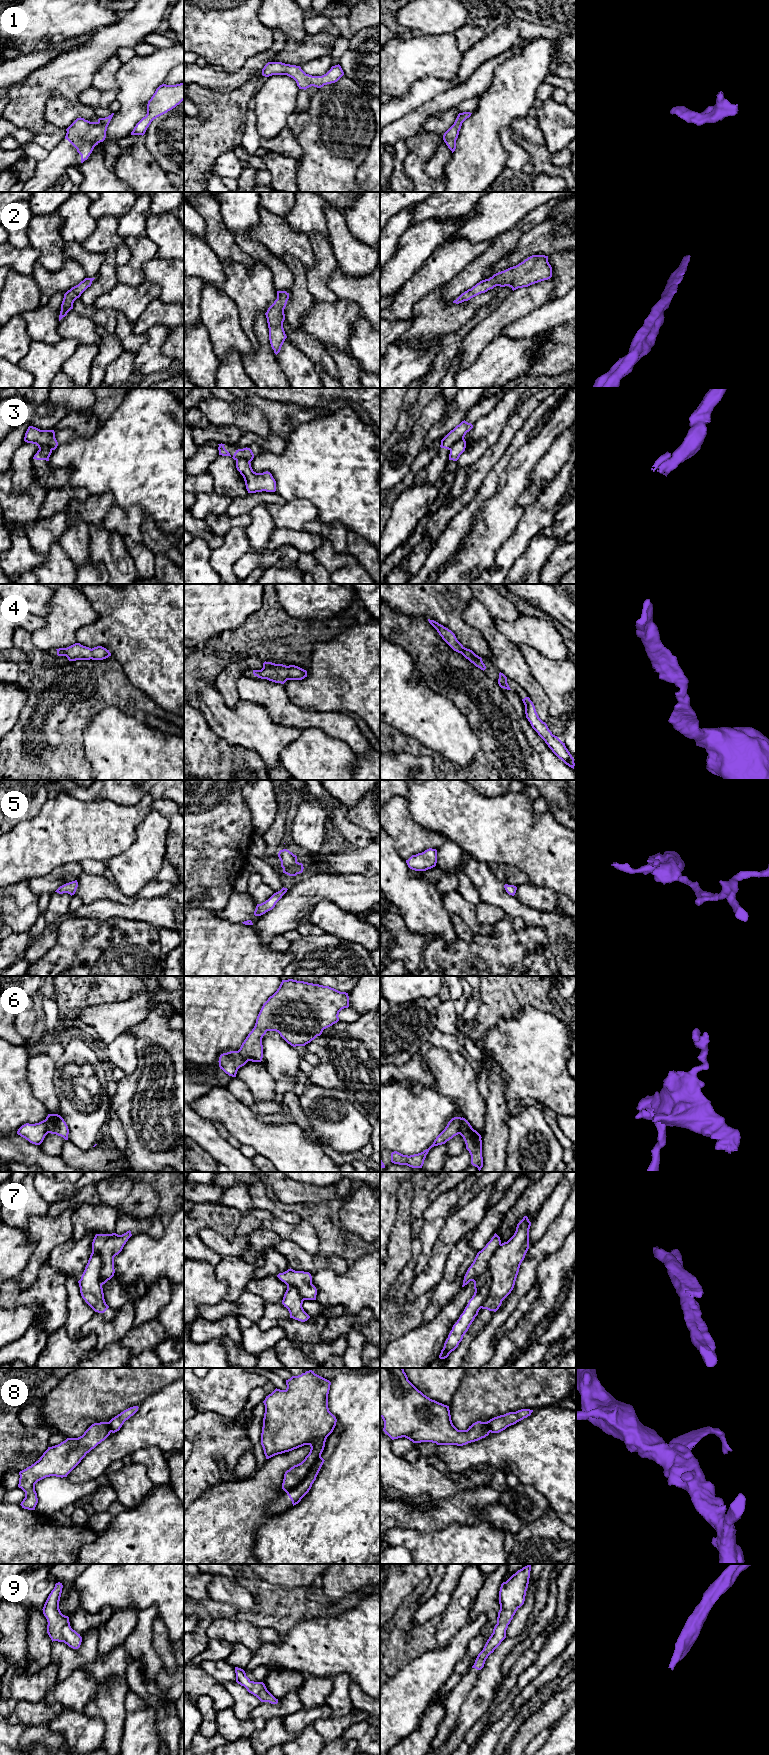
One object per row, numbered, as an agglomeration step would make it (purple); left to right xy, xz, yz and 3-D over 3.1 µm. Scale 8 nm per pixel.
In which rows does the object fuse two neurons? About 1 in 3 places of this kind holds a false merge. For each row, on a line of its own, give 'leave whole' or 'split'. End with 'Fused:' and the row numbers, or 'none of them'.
1: leave whole
2: leave whole
3: split
4: leave whole
5: leave whole
6: split
7: split
8: split
9: leave whole
Fused: 3, 6, 7, 8

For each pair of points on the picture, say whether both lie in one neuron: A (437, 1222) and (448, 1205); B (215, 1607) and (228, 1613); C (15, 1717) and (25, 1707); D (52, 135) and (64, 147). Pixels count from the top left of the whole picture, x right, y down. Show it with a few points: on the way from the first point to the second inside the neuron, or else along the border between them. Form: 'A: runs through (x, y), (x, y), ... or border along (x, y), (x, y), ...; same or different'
A: runs through (437, 1218), (444, 1209); same
B: runs through (218, 1610), (225, 1612); same
C: runs through (17, 1715), (23, 1709); same
D: border along (64, 138), (49, 151); different

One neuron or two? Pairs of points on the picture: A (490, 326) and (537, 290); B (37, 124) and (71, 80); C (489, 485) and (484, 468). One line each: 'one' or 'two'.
A: one
B: one
C: two

